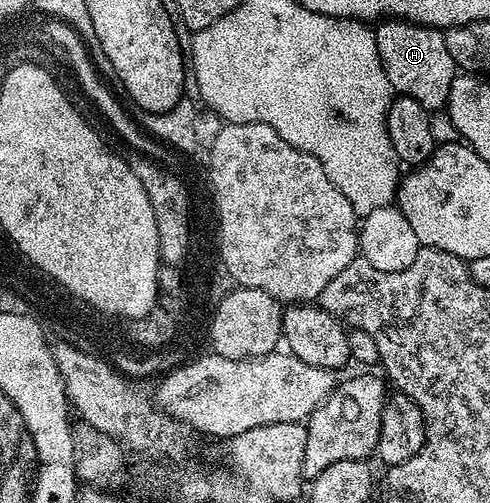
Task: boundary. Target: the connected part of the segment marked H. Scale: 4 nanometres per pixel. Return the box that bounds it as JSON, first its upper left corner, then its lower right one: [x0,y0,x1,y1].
[374,17,457,113]

